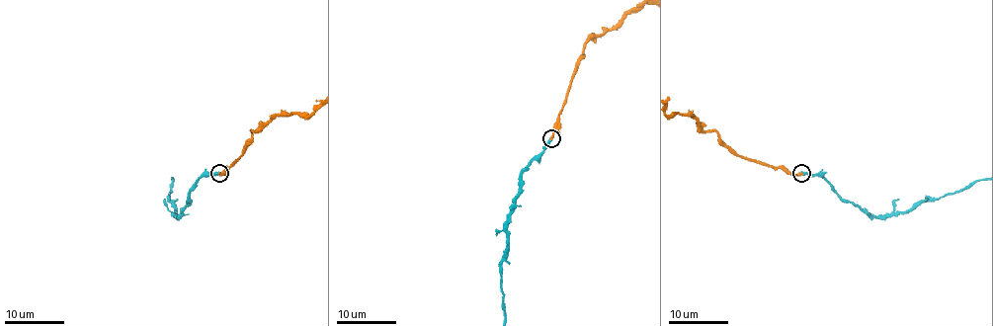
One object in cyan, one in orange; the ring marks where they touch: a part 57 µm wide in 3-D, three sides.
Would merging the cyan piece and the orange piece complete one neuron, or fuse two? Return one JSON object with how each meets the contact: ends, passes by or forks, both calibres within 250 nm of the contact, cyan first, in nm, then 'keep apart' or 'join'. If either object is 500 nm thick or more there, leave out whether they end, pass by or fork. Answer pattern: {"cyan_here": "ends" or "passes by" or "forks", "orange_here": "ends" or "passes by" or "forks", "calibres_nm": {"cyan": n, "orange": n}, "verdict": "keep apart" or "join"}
{"cyan_here": "ends", "orange_here": "ends", "calibres_nm": {"cyan": 320, "orange": 320}, "verdict": "join"}

